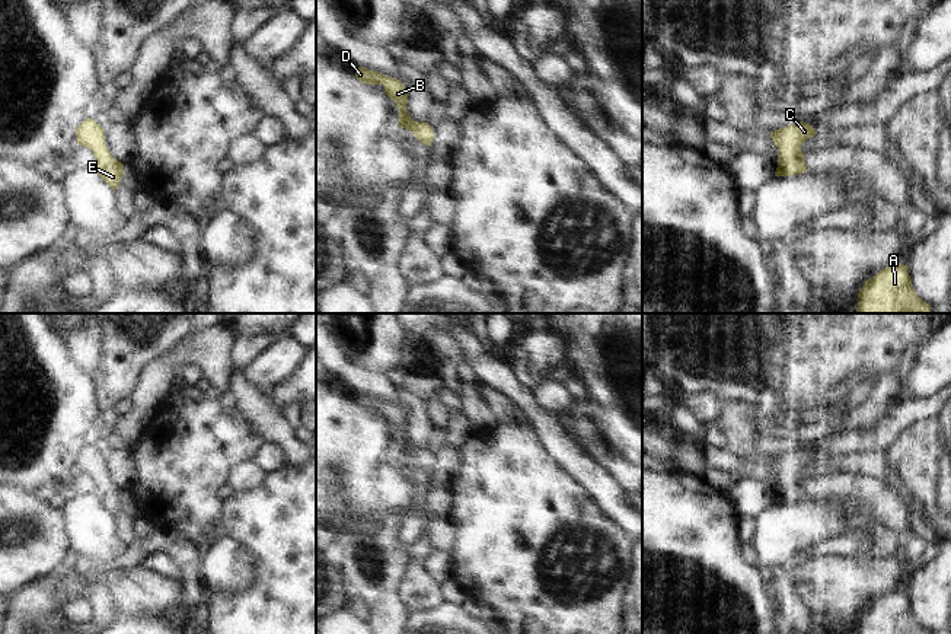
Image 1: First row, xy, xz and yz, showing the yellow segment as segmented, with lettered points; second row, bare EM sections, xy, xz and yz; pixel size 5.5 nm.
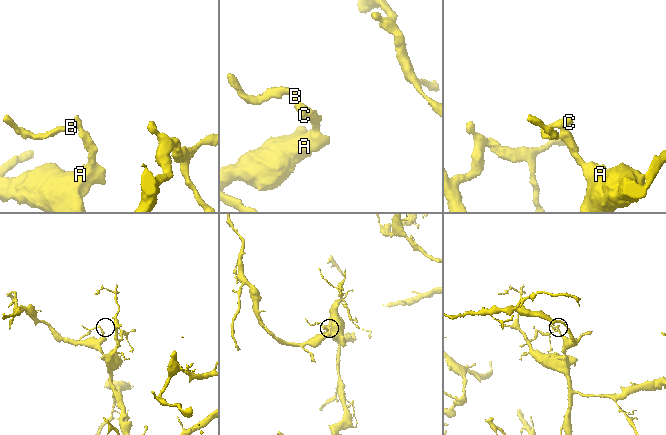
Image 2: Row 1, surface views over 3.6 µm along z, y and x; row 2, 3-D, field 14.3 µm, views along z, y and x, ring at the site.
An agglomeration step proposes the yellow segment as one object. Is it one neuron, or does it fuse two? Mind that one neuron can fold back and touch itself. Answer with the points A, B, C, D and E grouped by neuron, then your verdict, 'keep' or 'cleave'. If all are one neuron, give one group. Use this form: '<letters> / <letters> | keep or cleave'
A B C D E | keep

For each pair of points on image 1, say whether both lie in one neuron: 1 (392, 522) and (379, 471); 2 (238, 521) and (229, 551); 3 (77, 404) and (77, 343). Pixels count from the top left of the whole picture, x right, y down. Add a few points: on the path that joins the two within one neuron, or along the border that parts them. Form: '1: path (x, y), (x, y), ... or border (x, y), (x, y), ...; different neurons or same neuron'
1: border (401, 509), (392, 515), (363, 518), (356, 522); different neurons
2: border (223, 534), (239, 542), (251, 554), (252, 566); different neurons
3: border (67, 353), (69, 359), (91, 378); different neurons

